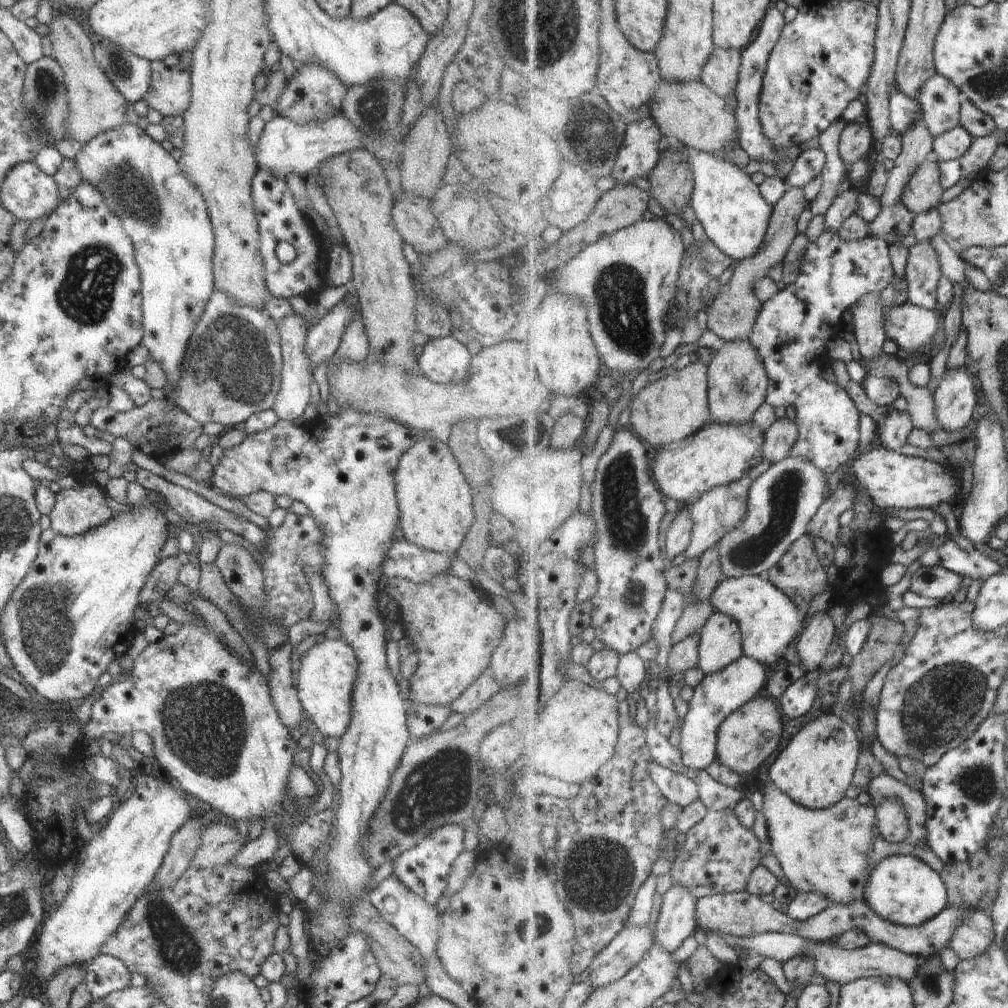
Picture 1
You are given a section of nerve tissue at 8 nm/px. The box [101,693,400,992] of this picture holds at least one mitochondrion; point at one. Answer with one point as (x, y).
(180, 951)

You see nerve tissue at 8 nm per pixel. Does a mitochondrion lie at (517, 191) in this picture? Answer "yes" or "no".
no

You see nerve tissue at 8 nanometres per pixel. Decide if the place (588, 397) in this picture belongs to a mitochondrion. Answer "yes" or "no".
no

